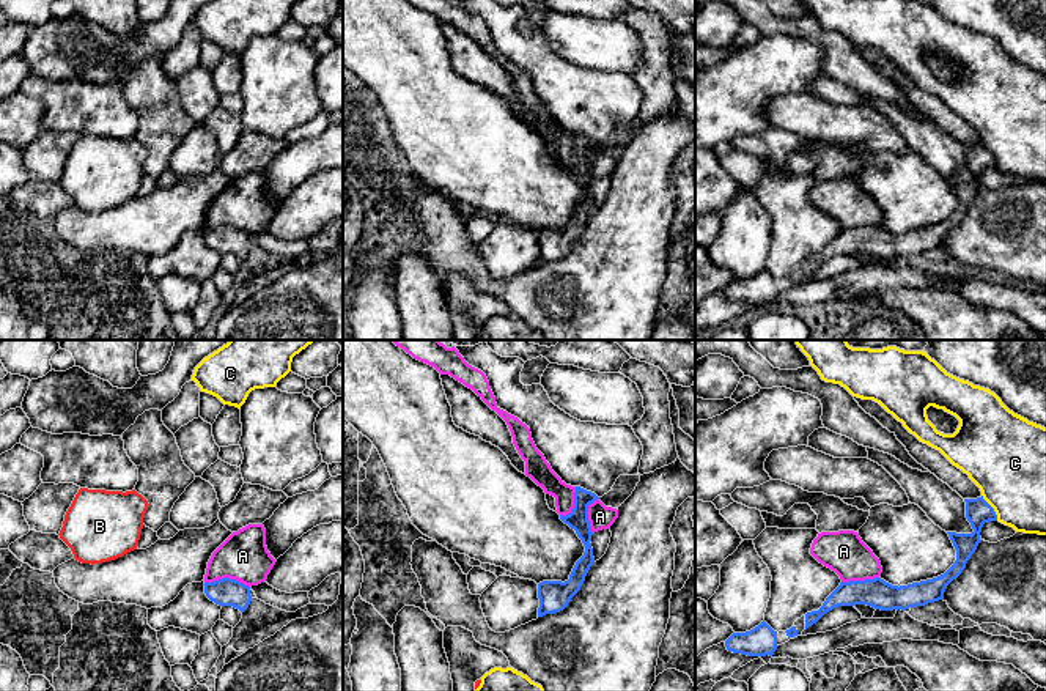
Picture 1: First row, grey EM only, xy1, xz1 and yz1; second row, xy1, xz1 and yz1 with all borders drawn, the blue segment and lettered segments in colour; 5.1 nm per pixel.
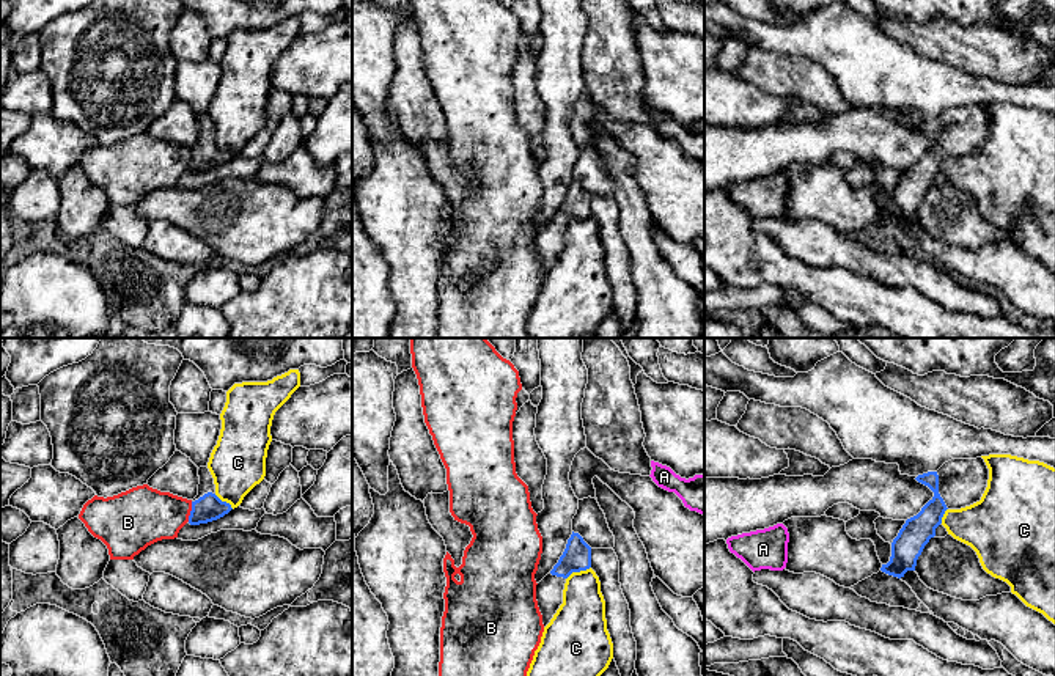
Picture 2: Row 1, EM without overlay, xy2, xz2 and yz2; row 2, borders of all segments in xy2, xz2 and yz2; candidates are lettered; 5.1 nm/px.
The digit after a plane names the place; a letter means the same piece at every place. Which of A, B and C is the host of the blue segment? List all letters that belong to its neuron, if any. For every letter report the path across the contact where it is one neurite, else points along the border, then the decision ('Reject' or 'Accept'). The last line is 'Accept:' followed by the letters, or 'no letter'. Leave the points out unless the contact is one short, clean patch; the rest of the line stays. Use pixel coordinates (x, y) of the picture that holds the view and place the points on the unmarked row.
A: Boundary: xy1 (205, 229), (235, 225), (249, 235). Reject
B: Boundary: xy2 (192, 150), (187, 168). Reject
C: Boundary: yz1 (982, 142), (998, 167). Reject
Accept: no letter

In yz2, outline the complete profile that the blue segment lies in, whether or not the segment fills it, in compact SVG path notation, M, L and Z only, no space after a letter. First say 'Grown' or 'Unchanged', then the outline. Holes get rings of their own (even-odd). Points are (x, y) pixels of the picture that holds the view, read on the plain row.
Grown. M983 105L951 107L937 119L918 123L915 127L928 134L934 145L917 163L906 168L891 190L890 209L882 212L880 219L898 226L907 219L915 219L918 204L936 184L947 157L961 157L981 148L989 116Z

